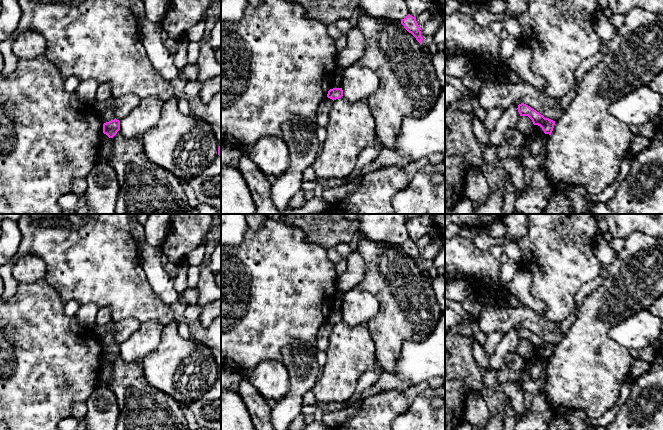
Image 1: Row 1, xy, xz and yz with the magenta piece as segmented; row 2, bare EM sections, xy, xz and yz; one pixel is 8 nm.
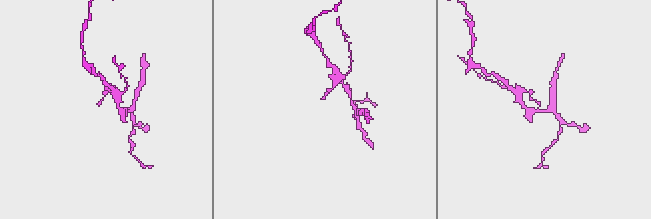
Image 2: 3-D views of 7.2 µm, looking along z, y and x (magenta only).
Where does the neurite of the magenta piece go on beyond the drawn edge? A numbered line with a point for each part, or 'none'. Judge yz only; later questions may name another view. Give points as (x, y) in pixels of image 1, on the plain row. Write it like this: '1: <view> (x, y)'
none

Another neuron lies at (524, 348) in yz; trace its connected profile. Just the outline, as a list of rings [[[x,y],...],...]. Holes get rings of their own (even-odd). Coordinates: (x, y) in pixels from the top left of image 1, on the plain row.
[[[520,340],[516,352],[524,359],[527,359],[532,354],[533,349],[532,344],[528,340]]]

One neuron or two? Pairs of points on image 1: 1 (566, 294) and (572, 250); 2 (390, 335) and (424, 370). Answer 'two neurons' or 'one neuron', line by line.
1: one neuron
2: two neurons

